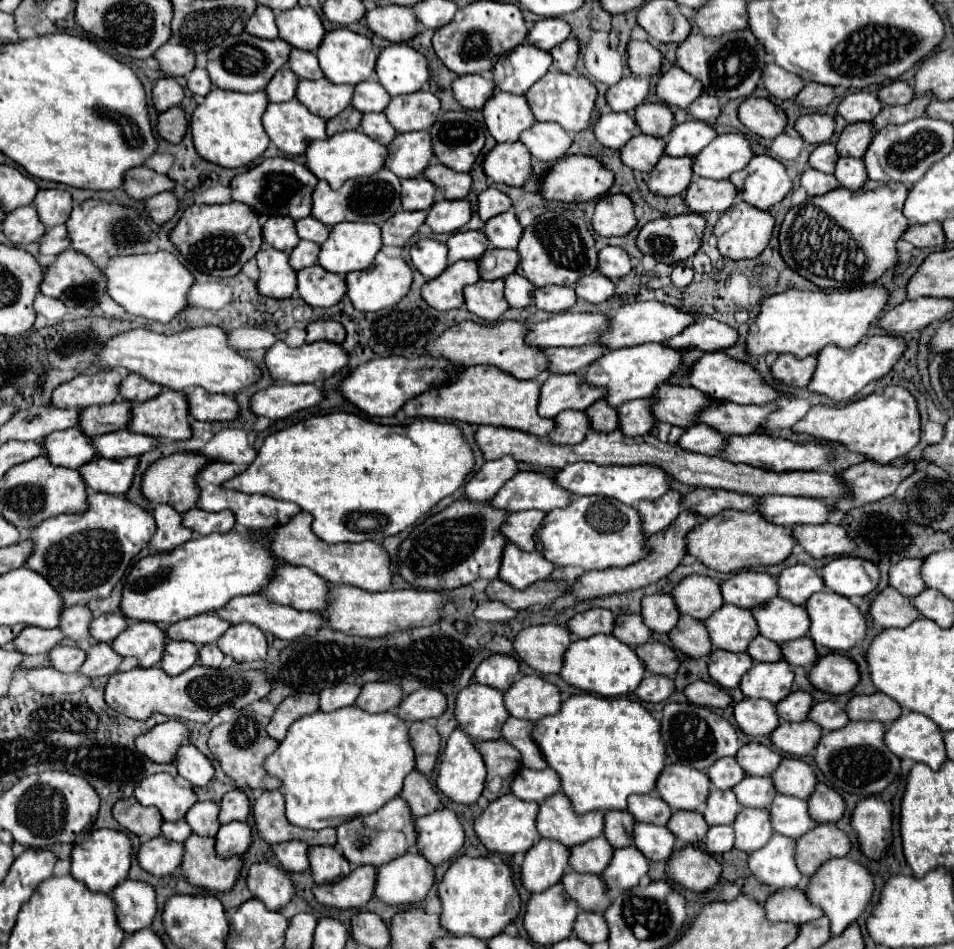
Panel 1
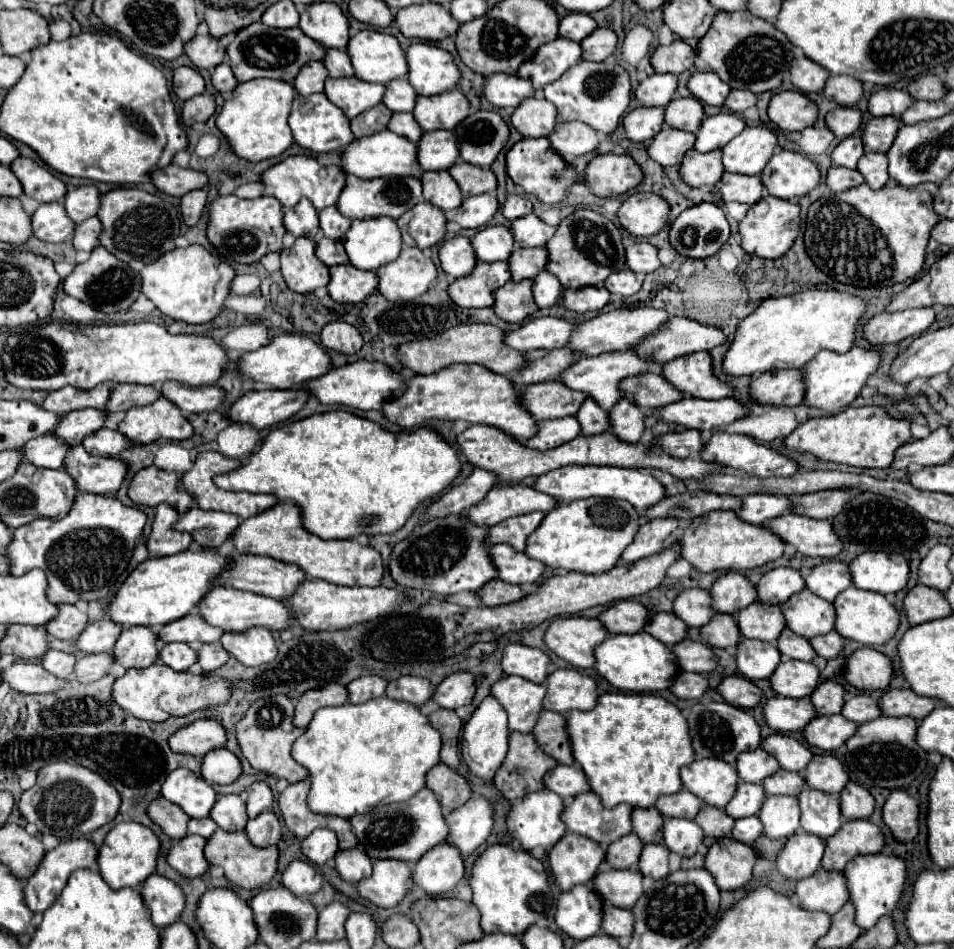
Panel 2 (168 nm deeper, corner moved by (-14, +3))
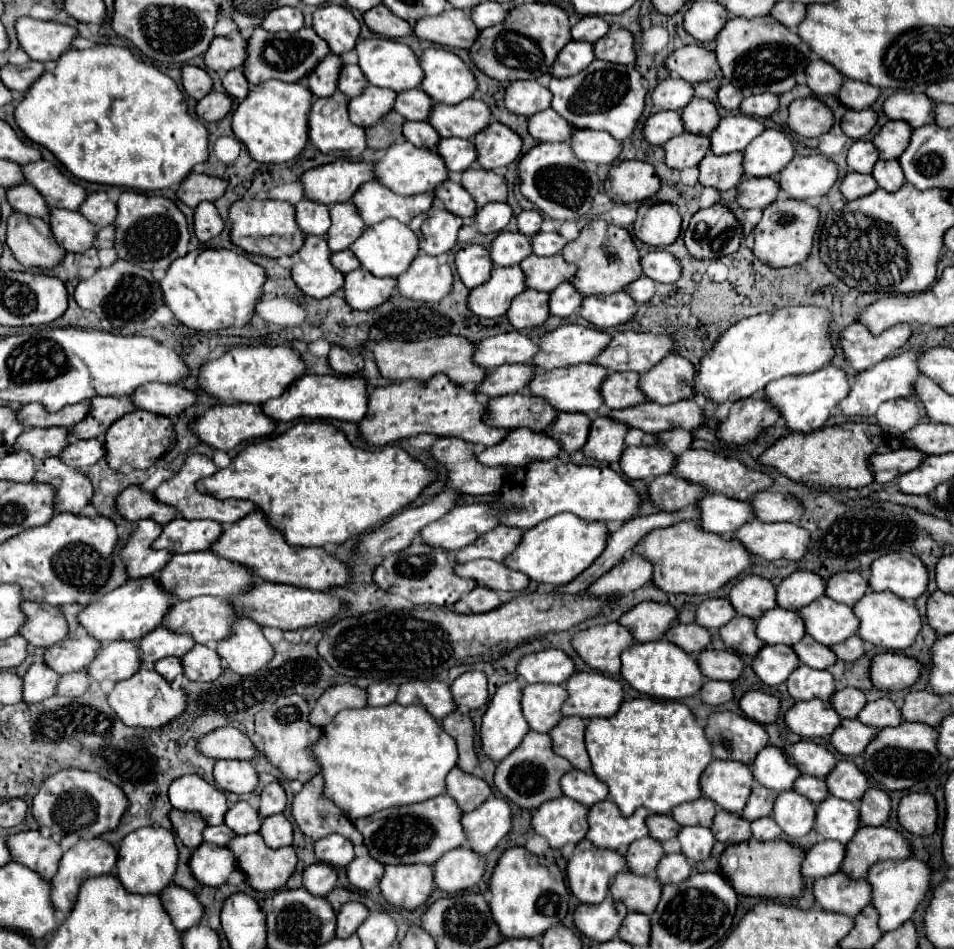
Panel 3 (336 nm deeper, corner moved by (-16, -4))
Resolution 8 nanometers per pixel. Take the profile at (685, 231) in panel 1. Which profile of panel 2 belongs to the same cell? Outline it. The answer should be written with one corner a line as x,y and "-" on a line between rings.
696,204
670,226
670,244
686,258
714,256
730,236
728,220
716,204

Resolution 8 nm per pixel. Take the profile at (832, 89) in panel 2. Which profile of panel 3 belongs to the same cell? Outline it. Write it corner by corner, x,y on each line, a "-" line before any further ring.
844,79
840,91
838,91
838,99
844,107
848,109
868,109
880,95
878,87
872,87
868,83
862,81
852,81
852,79

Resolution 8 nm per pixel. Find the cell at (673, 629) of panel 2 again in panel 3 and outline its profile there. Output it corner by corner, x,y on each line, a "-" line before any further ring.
672,623
670,629
664,633
664,639
682,647
686,653
698,655
710,643
710,633
704,627
696,627
694,623

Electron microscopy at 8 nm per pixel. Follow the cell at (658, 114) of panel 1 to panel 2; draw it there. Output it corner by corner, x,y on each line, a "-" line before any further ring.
676,98
672,104
666,106
666,124
672,128
696,132
702,124
704,108
702,102
696,98

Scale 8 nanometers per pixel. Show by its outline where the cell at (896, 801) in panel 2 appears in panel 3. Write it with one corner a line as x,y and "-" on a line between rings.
908,793
898,805
898,823
916,837
928,837
936,831
936,803
928,793

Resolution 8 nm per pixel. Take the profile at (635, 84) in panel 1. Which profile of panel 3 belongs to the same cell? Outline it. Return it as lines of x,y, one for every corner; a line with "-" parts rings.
668,77
658,83
658,87
652,93
652,103
664,111
680,111
686,107
694,97
694,89
684,79

